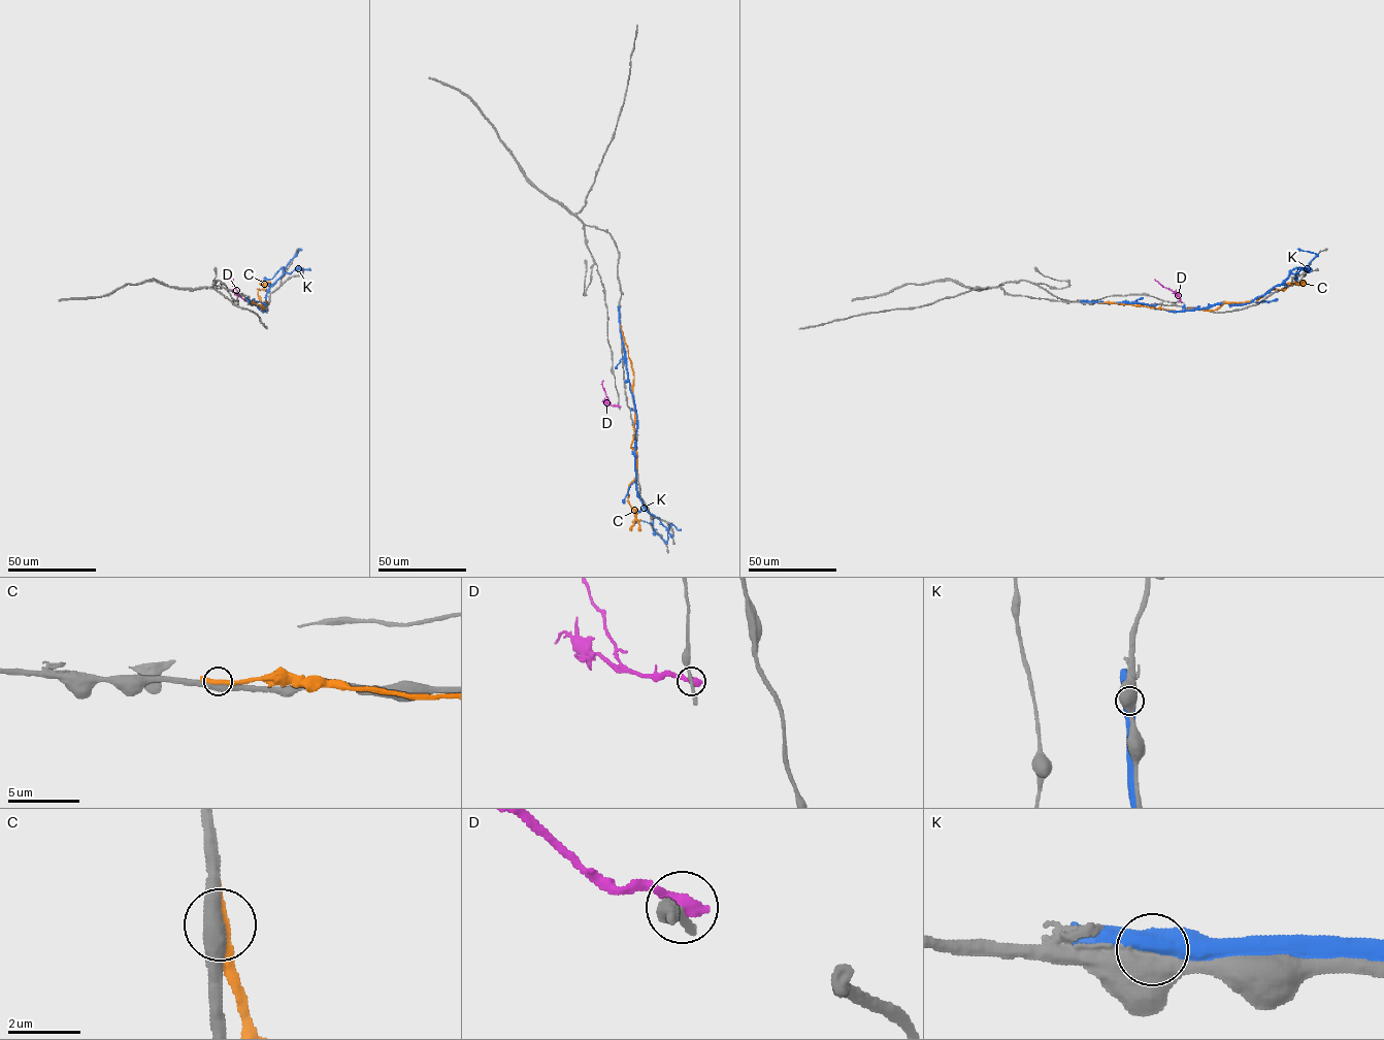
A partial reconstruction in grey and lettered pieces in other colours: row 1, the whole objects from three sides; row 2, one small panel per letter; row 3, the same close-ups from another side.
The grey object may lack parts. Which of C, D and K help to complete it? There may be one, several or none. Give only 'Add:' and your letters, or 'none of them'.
Add: none of them

